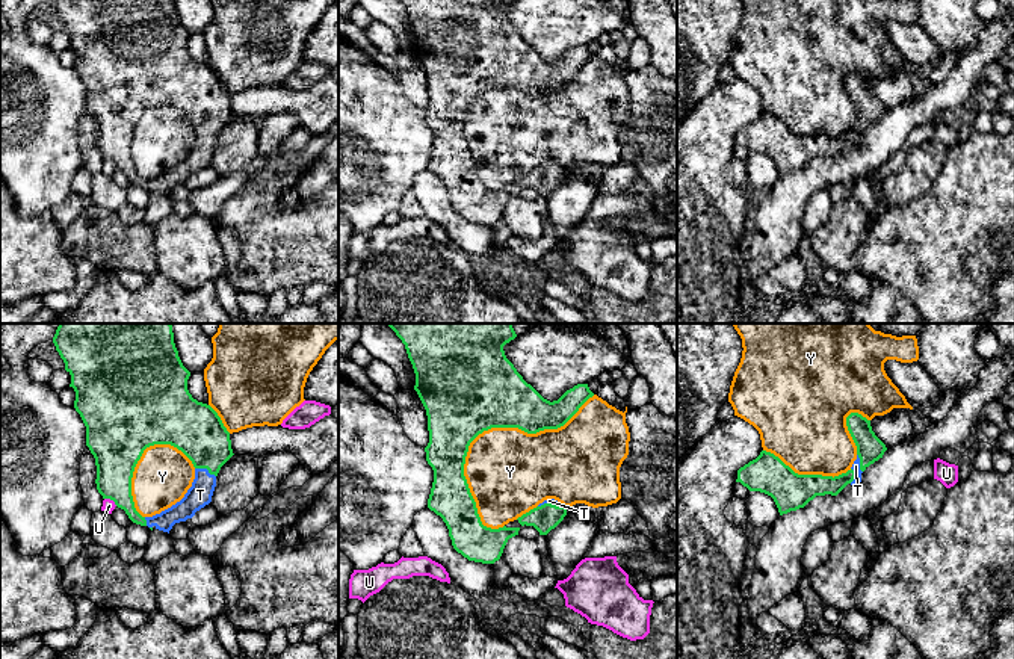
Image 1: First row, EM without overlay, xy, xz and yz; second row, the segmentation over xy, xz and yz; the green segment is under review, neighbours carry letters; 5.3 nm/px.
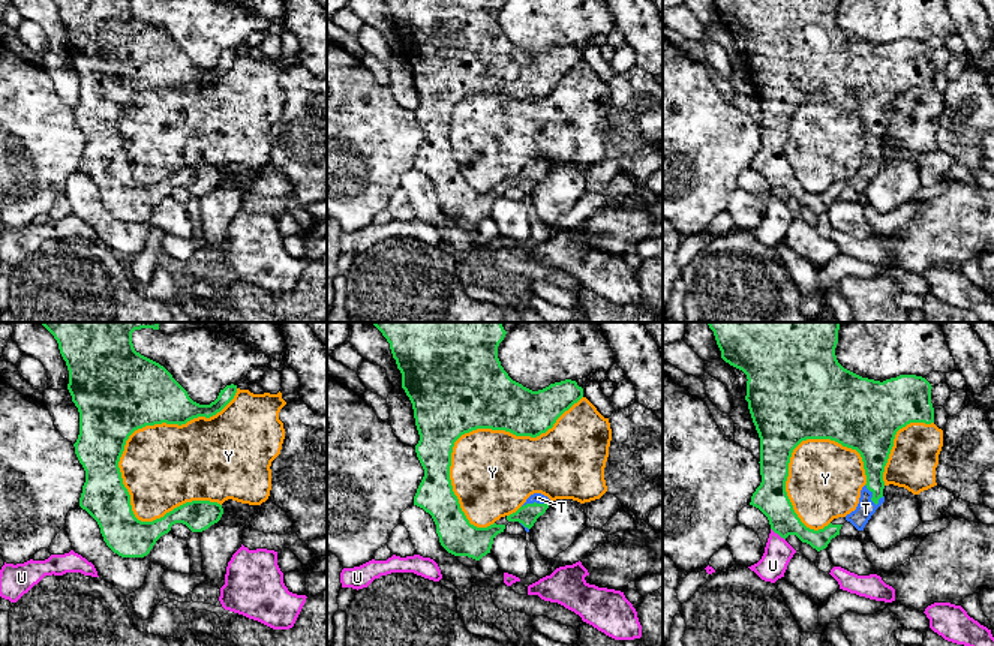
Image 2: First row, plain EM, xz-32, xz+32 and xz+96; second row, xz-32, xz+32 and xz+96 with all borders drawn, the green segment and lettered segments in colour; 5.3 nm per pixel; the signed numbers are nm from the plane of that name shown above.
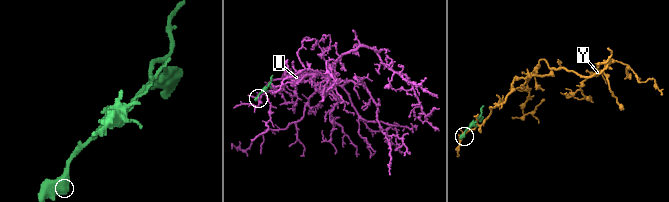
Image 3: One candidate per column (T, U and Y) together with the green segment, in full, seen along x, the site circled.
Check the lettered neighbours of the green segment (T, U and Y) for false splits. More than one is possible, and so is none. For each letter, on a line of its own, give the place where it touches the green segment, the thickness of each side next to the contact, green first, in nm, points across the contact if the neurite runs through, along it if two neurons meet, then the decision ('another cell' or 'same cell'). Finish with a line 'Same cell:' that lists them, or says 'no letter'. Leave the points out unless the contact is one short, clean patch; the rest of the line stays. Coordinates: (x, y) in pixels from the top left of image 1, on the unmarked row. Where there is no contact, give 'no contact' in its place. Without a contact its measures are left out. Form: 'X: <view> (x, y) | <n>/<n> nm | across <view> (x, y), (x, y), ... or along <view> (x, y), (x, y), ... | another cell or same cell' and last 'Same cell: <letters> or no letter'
T: xy (206, 129) | 280/130 nm | same cell
U: xy (111, 160) | 240/70 nm | along xy (105, 159), (109, 159), (117, 167) | another cell
Y: xz (490, 89) | 500/460 nm | another cell
Same cell: T

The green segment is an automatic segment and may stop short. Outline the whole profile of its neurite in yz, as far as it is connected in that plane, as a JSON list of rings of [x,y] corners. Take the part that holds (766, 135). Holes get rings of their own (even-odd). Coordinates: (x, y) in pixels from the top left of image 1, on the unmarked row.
[[[858,74],[846,79],[848,92],[857,107],[852,128],[839,138],[798,136],[778,118],[762,112],[760,116],[737,131],[736,144],[750,153],[771,157],[780,177],[804,169],[816,157],[837,157],[848,145],[860,147],[861,135],[883,119],[886,106],[875,97],[870,82]]]

